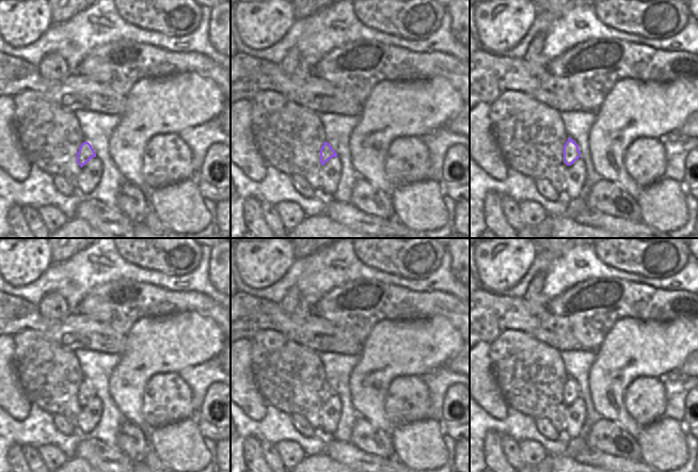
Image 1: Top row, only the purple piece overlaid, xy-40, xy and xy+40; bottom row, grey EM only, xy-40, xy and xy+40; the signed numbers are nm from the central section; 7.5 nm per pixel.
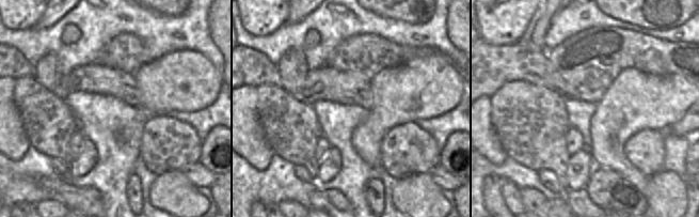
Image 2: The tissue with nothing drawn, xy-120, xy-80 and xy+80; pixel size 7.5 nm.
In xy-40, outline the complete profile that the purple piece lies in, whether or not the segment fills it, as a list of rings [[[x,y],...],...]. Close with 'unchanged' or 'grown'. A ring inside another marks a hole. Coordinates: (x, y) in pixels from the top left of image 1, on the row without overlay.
[[[83,381],[79,387],[79,391],[77,393],[77,402],[82,407],[85,403],[88,403],[93,396],[96,396],[96,393],[89,381]]]; unchanged

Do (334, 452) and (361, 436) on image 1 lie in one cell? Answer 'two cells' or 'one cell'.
two cells

